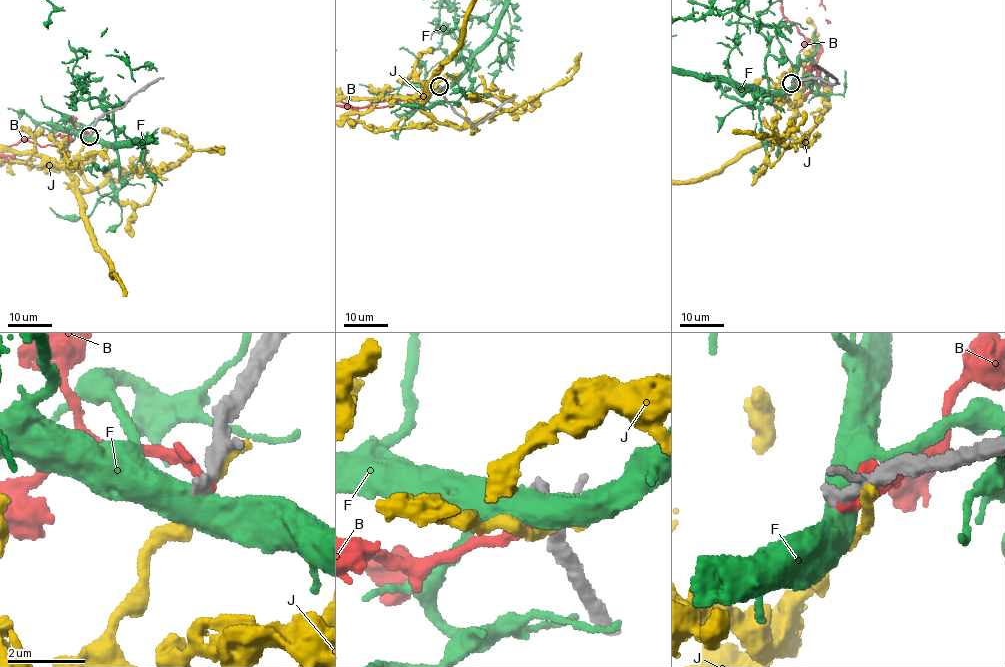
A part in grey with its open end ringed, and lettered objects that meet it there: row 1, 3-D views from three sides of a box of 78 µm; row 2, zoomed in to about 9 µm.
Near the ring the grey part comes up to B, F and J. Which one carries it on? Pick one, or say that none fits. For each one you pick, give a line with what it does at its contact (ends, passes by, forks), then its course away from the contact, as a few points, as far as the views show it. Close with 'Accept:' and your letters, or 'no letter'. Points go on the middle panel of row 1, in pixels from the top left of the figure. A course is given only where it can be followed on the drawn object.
Accept: no letter

